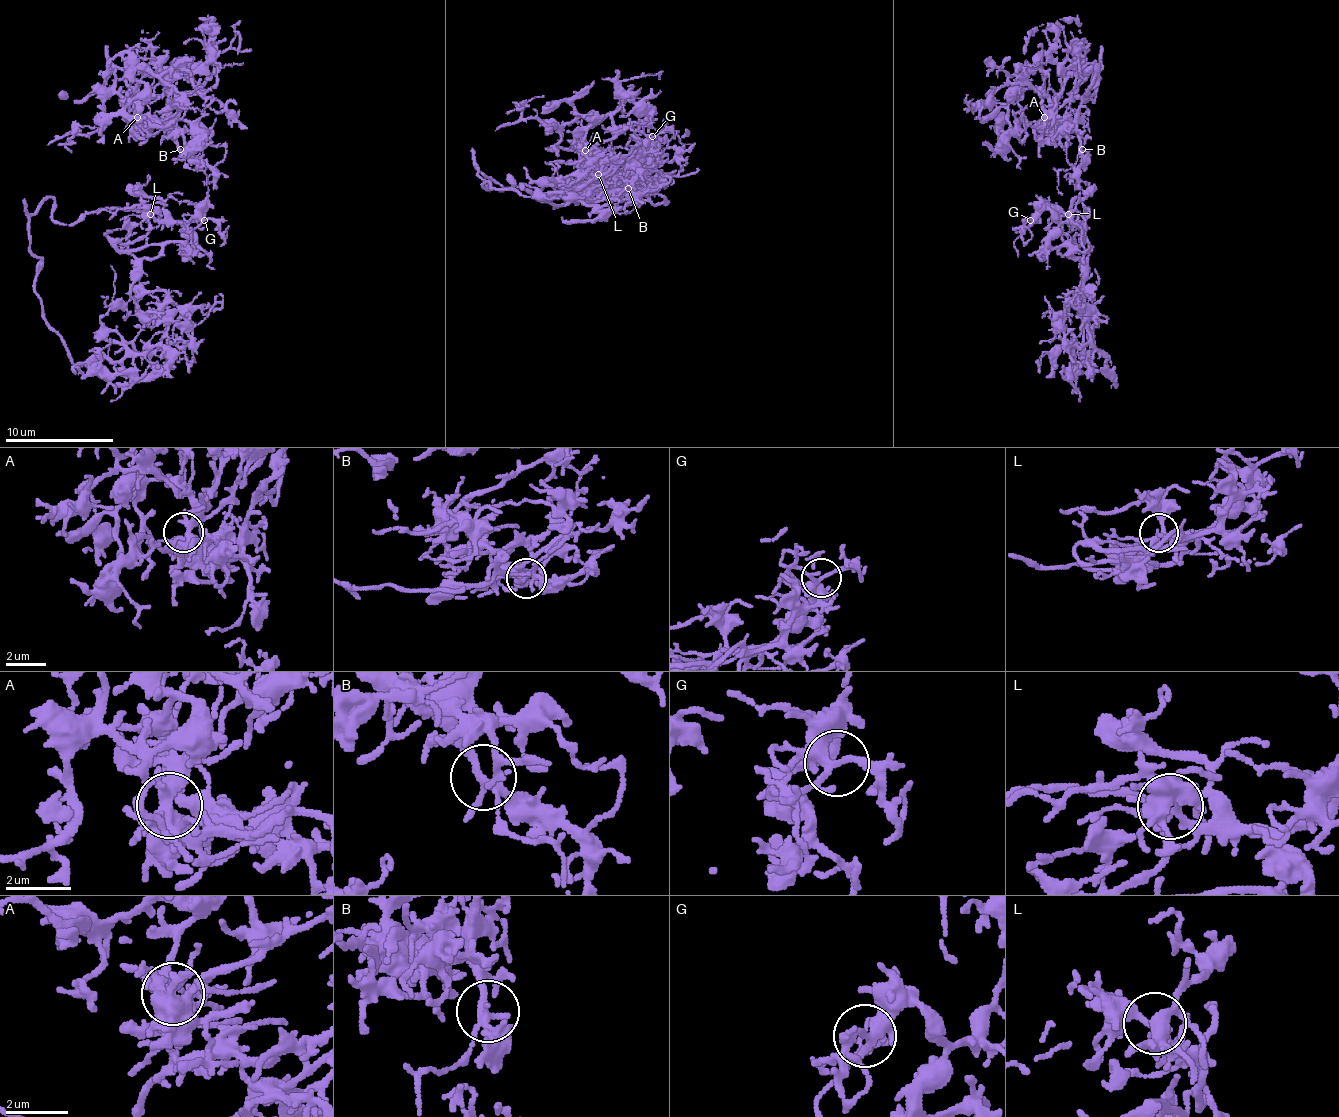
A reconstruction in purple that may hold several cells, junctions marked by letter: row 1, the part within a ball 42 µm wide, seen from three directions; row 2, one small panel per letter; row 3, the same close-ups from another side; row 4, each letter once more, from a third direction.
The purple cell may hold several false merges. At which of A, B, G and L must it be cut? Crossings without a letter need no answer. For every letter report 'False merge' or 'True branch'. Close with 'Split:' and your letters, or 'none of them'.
A: True branch
B: True branch
G: True branch
L: True branch
Split: none of them

